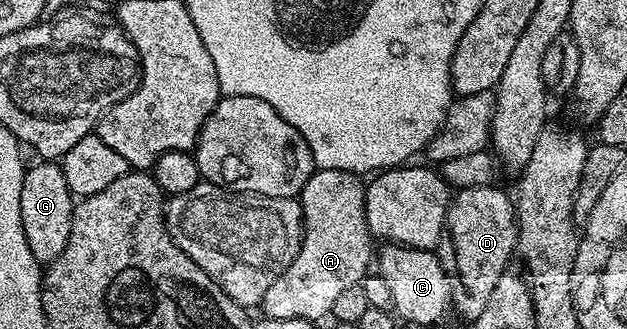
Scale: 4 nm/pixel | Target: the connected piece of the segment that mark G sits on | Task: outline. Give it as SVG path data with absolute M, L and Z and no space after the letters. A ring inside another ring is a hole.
M52 160L37 161L37 166L29 165L22 180L22 228L26 232L26 244L34 252L34 260L41 264L51 264L62 256L66 240L70 240L70 224L74 209L74 195L66 184L63 165Z

